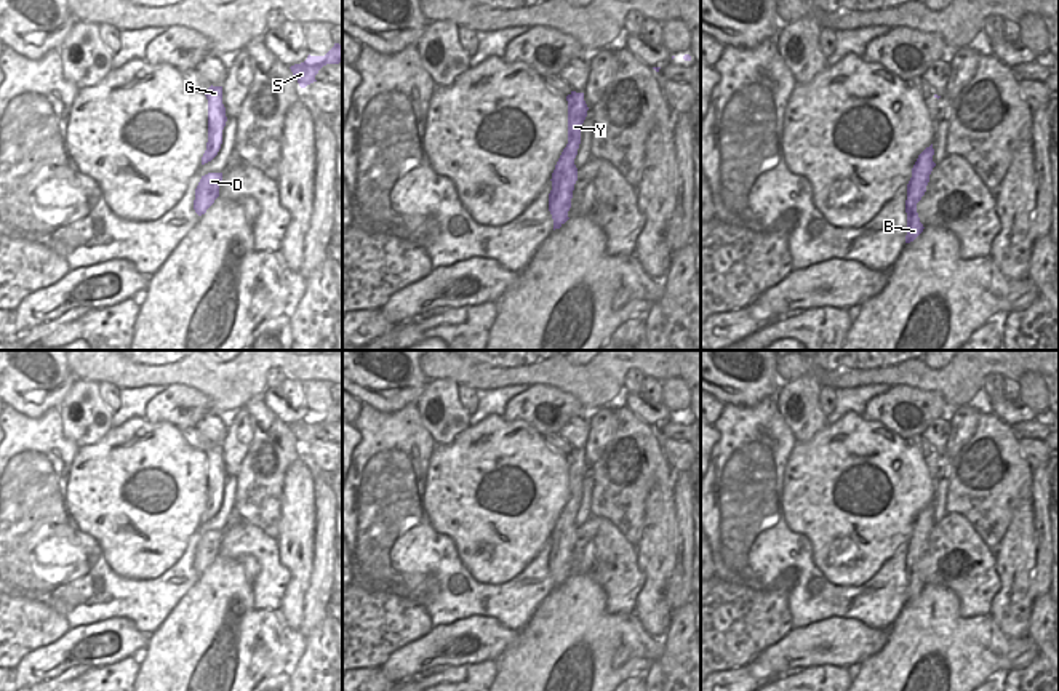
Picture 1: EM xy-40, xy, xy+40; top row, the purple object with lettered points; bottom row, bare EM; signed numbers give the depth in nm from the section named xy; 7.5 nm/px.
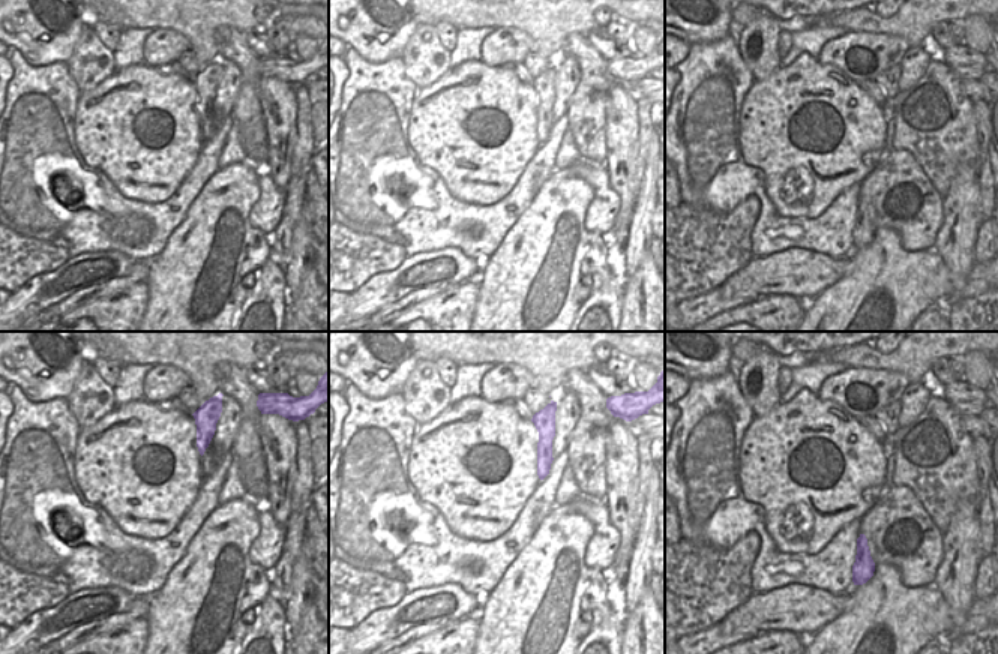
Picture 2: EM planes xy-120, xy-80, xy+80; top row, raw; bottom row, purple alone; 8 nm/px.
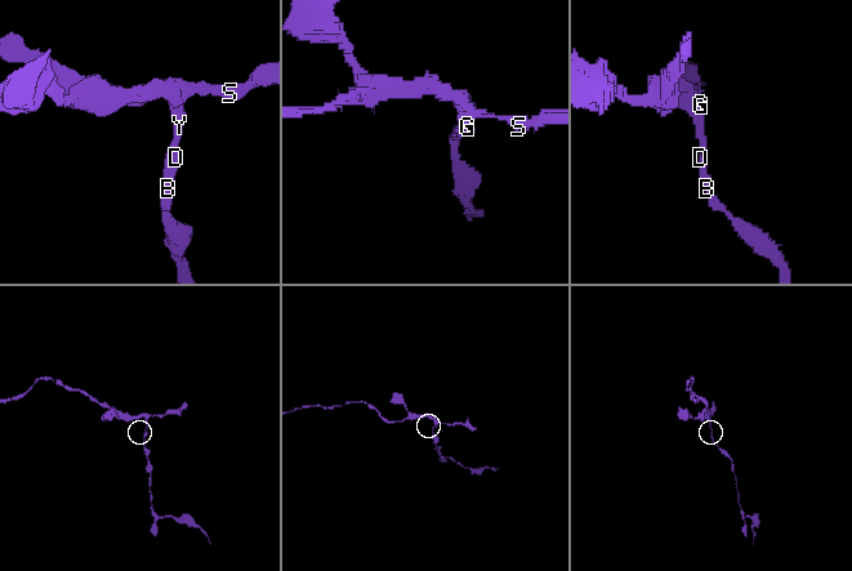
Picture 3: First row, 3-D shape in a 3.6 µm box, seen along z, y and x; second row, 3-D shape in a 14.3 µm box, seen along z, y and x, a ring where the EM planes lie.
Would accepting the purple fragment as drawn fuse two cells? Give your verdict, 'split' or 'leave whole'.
leave whole

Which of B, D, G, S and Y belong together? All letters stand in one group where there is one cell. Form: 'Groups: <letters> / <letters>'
Groups: B D G S Y

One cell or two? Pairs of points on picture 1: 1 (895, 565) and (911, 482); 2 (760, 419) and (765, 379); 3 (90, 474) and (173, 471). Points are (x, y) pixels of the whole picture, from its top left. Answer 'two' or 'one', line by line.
1: two
2: two
3: one

